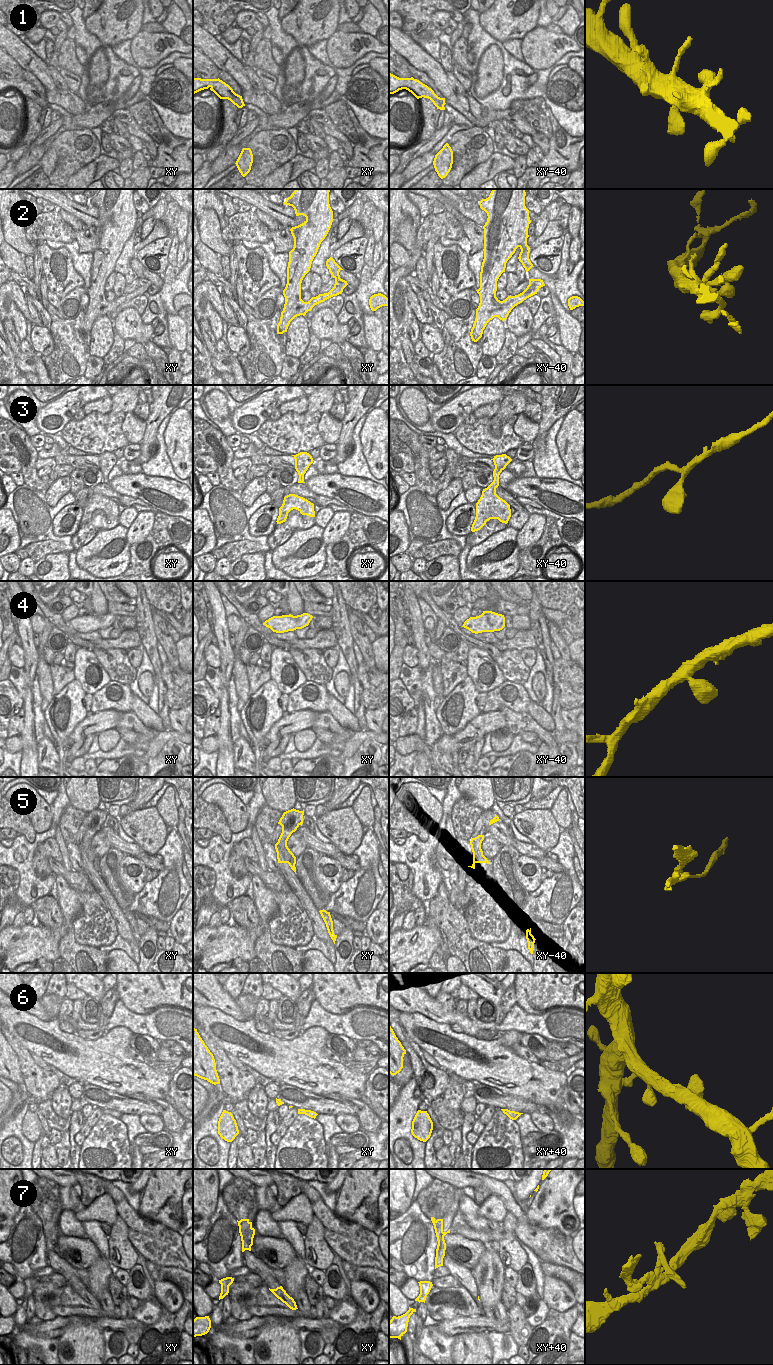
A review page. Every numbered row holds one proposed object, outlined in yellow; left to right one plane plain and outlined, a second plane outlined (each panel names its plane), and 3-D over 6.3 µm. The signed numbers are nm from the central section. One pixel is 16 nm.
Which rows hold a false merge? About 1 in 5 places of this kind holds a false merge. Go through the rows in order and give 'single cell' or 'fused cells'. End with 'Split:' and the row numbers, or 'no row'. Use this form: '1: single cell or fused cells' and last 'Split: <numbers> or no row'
1: single cell
2: single cell
3: single cell
4: single cell
5: fused cells
6: single cell
7: single cell
Split: 5

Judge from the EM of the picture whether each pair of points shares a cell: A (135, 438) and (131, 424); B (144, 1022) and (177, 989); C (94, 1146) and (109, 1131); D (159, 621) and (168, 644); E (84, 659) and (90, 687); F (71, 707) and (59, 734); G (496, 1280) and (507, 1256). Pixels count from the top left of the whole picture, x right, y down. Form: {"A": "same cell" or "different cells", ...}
{"A": "same cell", "B": "different cells", "C": "same cell", "D": "same cell", "E": "same cell", "F": "same cell", "G": "different cells"}

